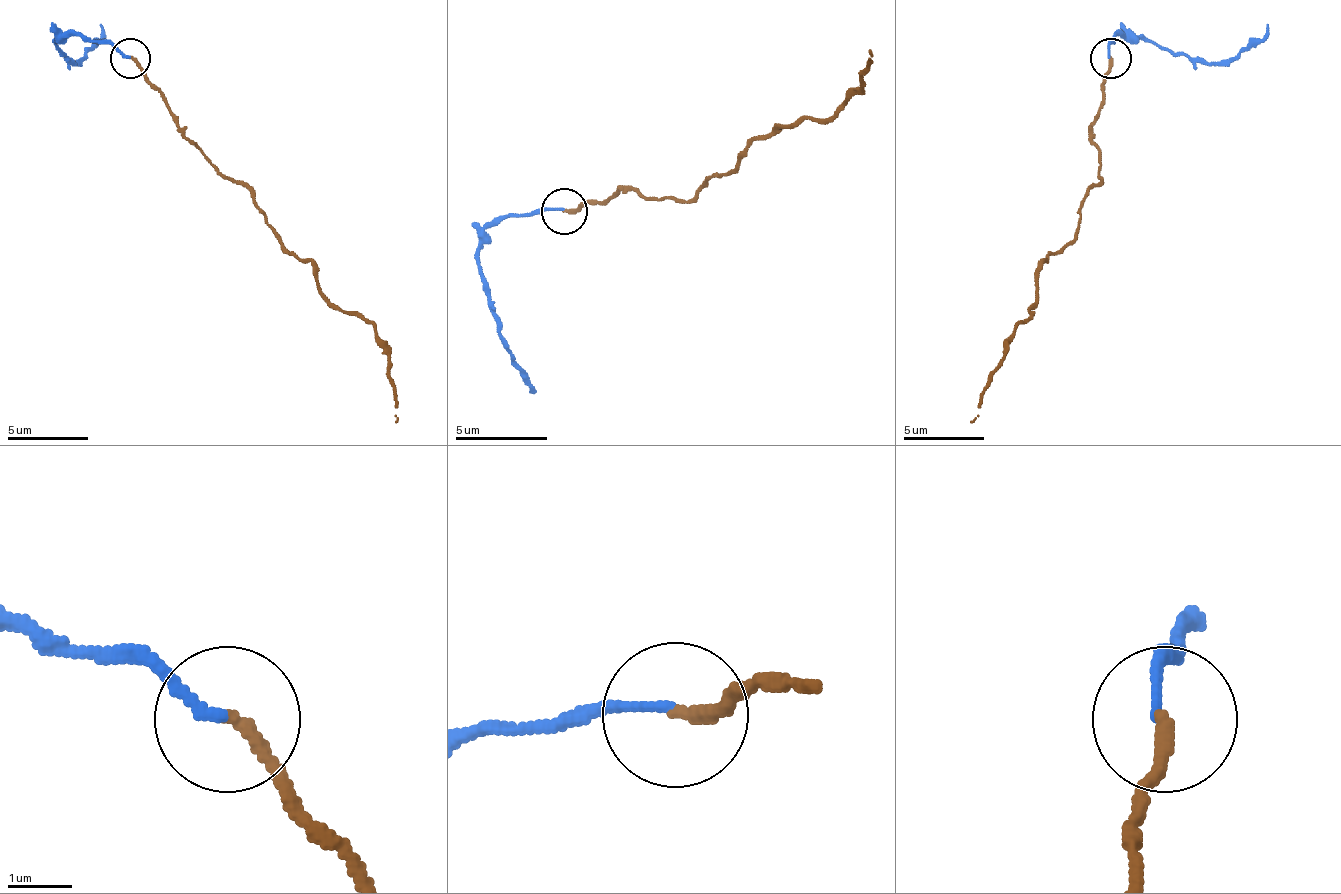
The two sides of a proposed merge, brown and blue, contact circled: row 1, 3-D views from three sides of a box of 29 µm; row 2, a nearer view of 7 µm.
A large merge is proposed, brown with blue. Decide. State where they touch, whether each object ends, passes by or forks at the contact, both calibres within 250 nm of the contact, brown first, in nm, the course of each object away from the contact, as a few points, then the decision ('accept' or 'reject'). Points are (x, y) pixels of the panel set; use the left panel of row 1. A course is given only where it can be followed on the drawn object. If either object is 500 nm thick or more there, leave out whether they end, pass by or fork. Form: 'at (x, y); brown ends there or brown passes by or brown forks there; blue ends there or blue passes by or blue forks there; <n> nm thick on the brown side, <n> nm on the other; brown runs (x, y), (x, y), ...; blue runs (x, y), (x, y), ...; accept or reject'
at (130, 58); brown ends there; blue ends there; 200 nm thick on the brown side, 140 nm on the other; brown runs (131, 59), (175, 127), (224, 175), (240, 179), (280, 244), (316, 268), (316, 288), (376, 332), (396, 420); blue runs (131, 59), (75, 35), (55, 43), (75, 63), (103, 35), (99, 23); reject

